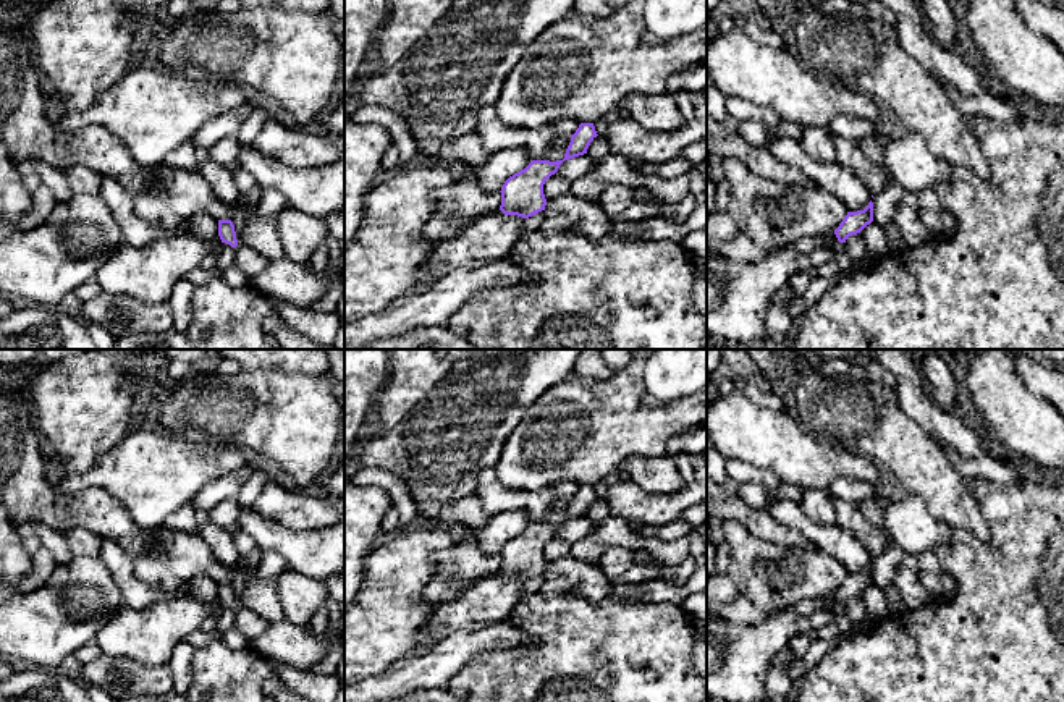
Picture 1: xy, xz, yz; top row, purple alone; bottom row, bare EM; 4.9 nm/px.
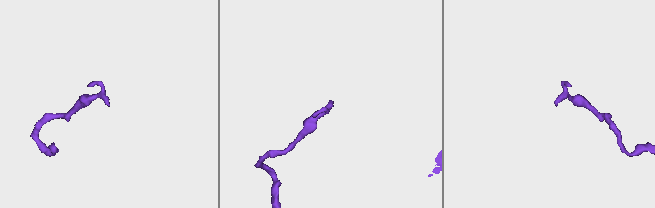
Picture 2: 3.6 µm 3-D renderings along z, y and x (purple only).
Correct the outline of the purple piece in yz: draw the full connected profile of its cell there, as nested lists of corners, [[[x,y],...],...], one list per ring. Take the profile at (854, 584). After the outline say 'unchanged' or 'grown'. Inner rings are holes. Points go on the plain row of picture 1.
[[[870,563],[863,573],[847,574],[844,582],[834,592],[839,605],[846,605],[851,597],[860,595],[867,587],[873,584],[873,565]]]; unchanged

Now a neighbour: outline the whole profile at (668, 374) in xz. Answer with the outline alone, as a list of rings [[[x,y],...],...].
[[[655,349],[644,366],[644,385],[660,401],[700,391],[707,387],[707,349]]]

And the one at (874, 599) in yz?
[[[875,584],[867,587],[860,594],[860,598],[862,598],[872,621],[878,621],[889,613],[883,590],[880,587],[876,587]]]

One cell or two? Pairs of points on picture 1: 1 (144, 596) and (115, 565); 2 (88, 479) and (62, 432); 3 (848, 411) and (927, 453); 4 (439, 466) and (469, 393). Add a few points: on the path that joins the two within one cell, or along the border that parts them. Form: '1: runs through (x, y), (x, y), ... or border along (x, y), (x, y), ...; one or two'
1: runs through (136, 587), (123, 573); one
2: border along (112, 445), (83, 471), (55, 471); two
3: runs through (867, 419), (907, 452); one
4: runs through (439, 448), (460, 427), (469, 411); one

